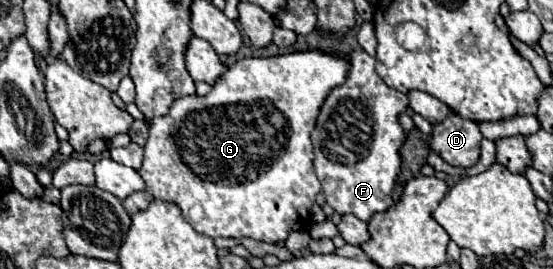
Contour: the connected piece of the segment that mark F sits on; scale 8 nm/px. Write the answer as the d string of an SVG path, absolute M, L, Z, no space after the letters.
M355 49L347 81L327 95L311 133L315 173L323 185L325 201L337 213L351 213L361 221L369 221L373 213L385 211L393 203L391 191L401 167L399 147L405 139L397 115L407 105L407 95L391 89L377 75L375 59L363 49Z

